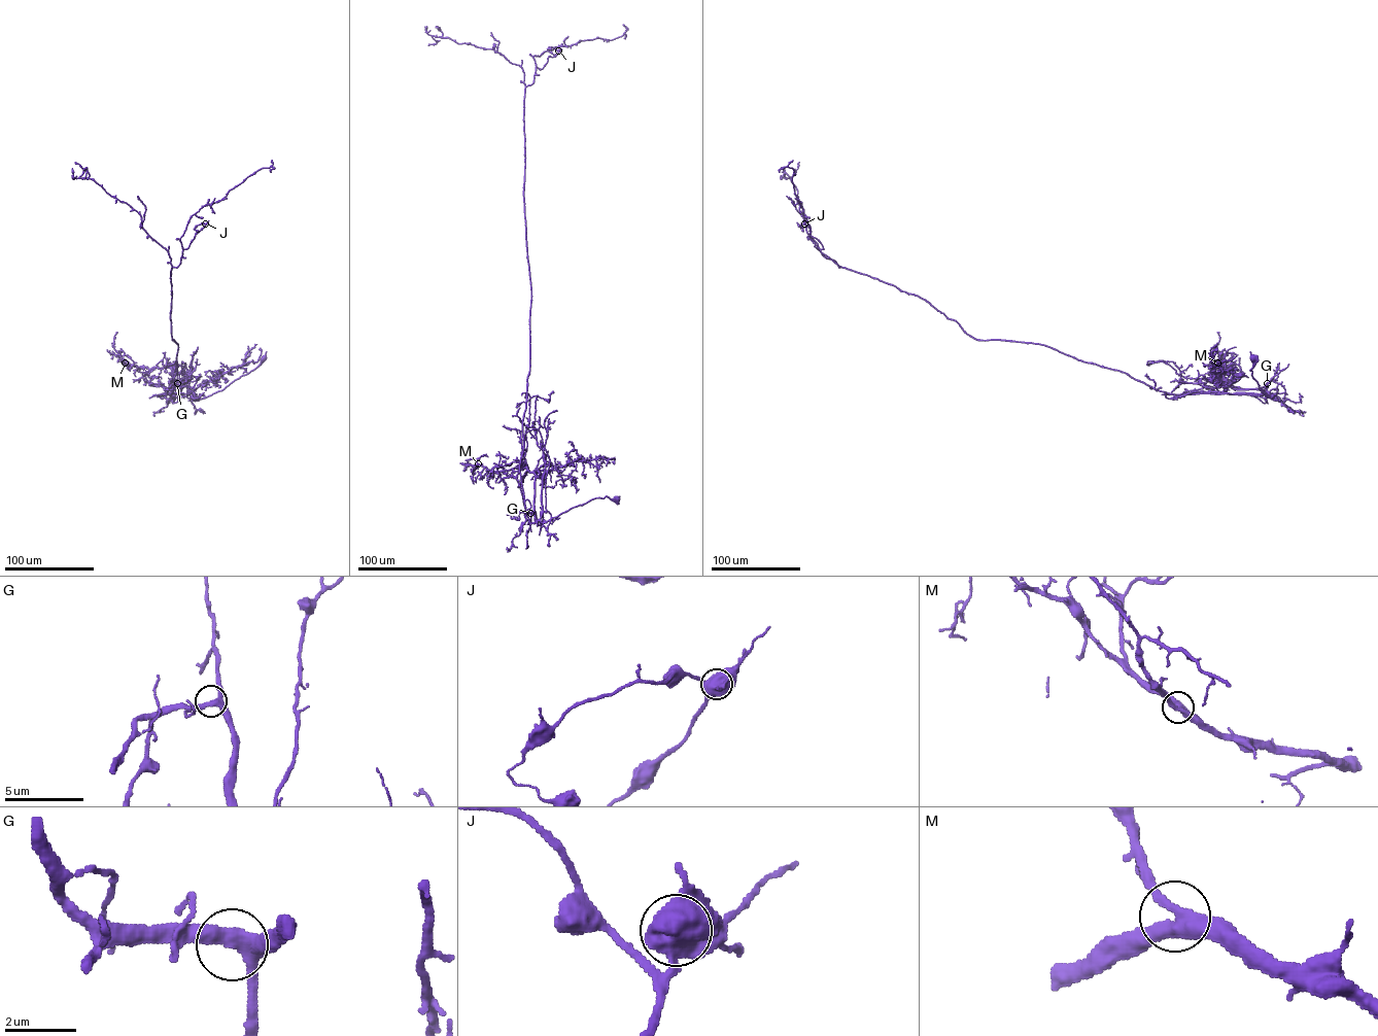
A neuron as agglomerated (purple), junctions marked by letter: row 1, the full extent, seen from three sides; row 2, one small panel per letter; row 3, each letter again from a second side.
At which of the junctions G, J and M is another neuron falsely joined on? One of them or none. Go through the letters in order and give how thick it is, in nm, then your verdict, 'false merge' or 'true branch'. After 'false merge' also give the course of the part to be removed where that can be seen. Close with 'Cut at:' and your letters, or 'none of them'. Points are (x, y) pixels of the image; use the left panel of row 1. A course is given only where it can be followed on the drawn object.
G: calibre 360 nm; true branch
J: calibre 800 nm; true branch
M: calibre 400 nm; true branch
Cut at: none of them

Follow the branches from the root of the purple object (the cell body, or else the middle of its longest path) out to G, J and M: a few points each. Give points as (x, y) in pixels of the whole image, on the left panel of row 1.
G: (263, 358), (255, 369), (203, 398), (193, 400), (182, 395), (177, 383)
J: (263, 358), (205, 398), (166, 392), (173, 390), (178, 349), (171, 337), (171, 271), (205, 223)
M: (263, 358), (255, 369), (221, 390), (195, 400), (181, 395), (182, 384), (173, 378), (170, 368), (125, 363)

